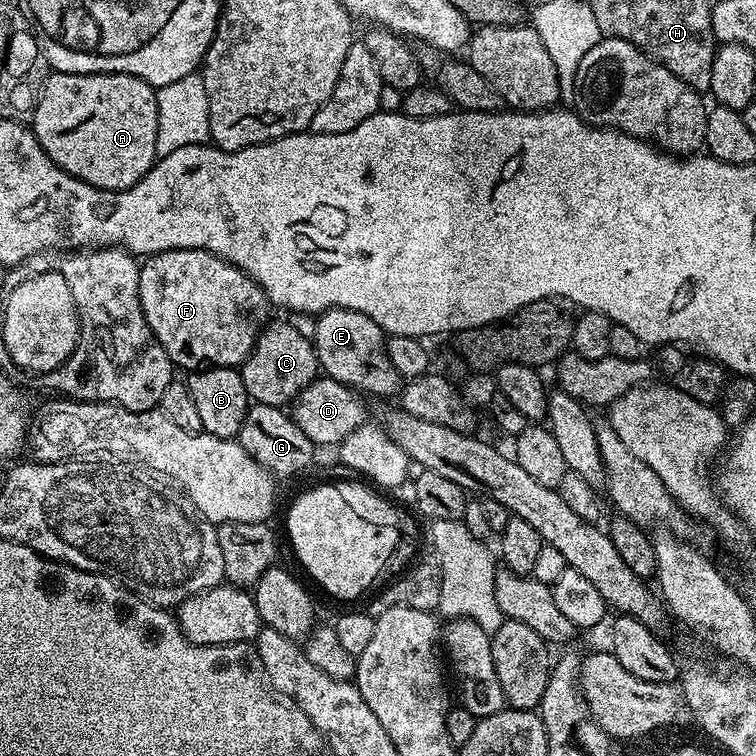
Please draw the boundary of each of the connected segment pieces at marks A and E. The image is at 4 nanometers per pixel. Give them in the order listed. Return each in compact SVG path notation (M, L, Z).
M53 71L40 85L30 127L44 153L59 168L102 190L121 192L134 186L158 159L156 89L139 76Z
M327 308L315 320L316 329L310 332L310 339L316 349L319 371L327 379L359 386L372 396L395 397L399 393L402 378L388 357L385 332L373 320L366 318L366 314L345 308Z

